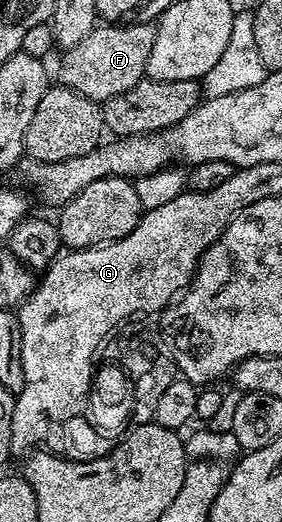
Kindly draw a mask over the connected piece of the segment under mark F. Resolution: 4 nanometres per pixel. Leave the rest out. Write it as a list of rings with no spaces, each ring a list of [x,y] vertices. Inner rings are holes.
[[[131,22],[126,25],[96,25],[89,37],[66,48],[59,63],[62,86],[102,105],[109,97],[117,97],[117,93],[125,93],[125,89],[133,89],[133,85],[140,83],[147,74],[149,53],[153,53],[155,23]]]

